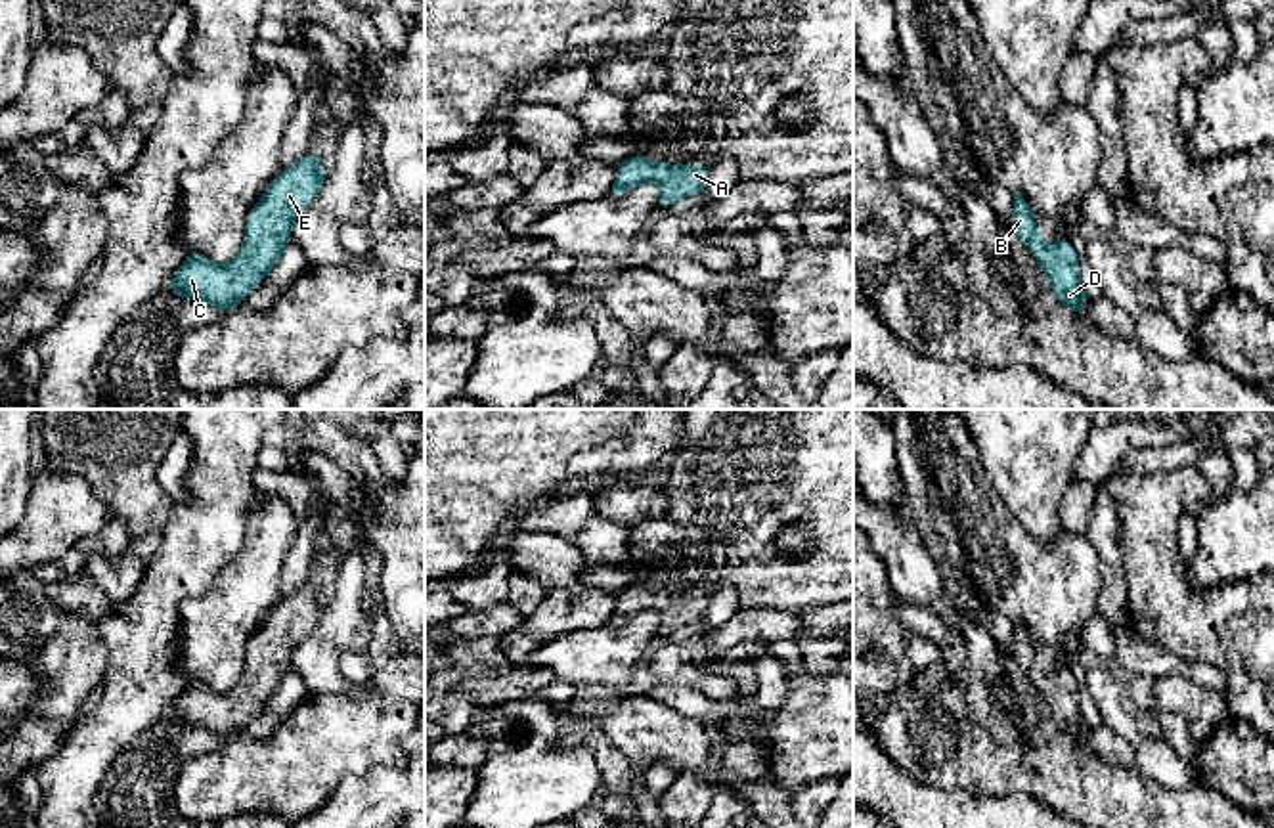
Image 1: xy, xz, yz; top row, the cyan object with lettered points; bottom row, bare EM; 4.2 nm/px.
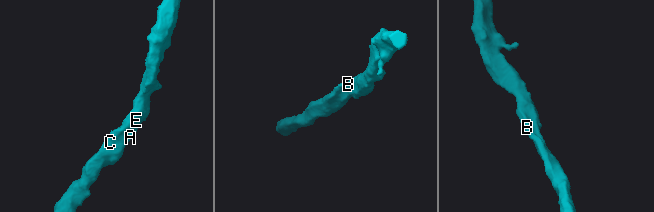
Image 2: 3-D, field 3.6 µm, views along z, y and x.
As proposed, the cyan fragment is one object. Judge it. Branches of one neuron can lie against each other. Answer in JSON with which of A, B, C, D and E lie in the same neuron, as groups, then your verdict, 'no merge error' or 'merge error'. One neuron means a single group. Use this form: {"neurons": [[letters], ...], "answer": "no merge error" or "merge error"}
{"neurons": [["A", "B", "C", "D", "E"]], "answer": "no merge error"}

